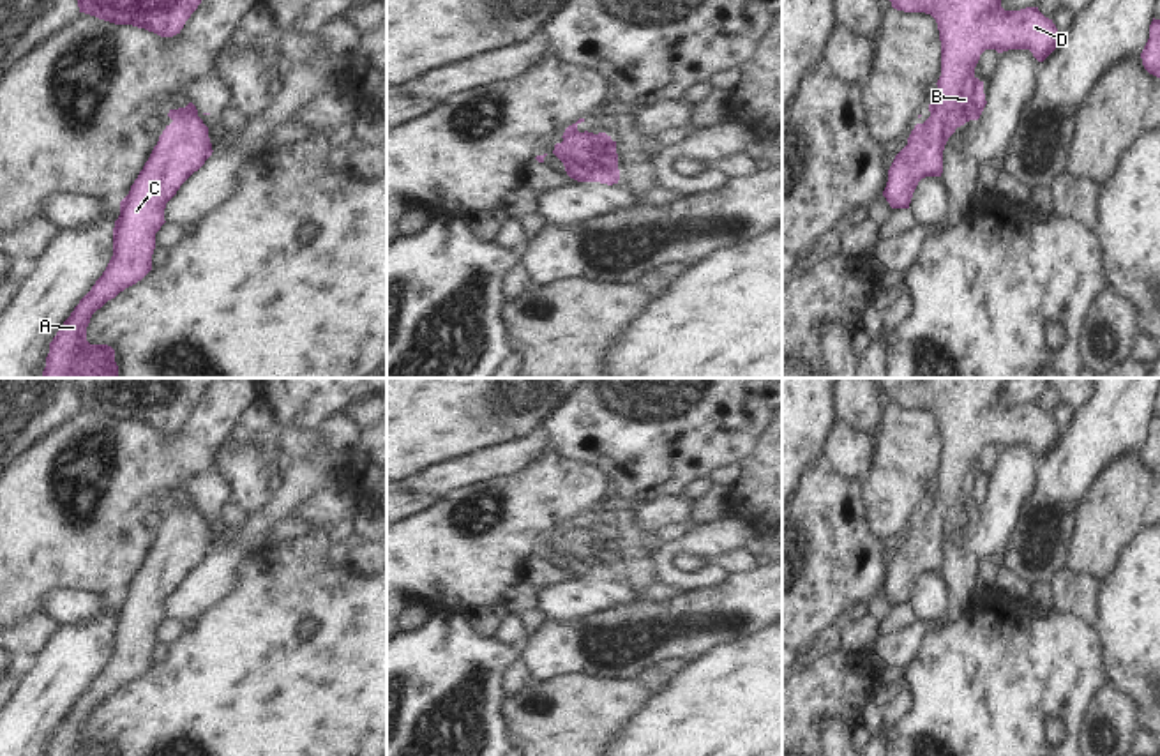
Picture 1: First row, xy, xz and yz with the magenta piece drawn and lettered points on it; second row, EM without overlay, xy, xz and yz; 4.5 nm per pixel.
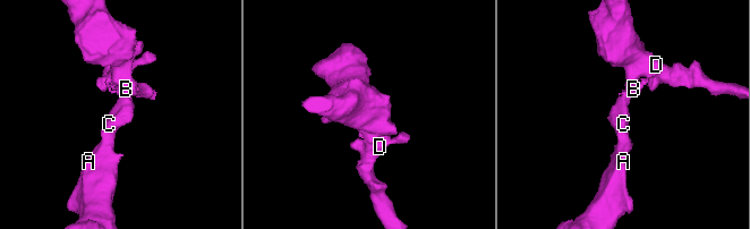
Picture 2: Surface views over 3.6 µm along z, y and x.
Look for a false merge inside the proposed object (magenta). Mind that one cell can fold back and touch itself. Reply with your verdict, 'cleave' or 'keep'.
keep

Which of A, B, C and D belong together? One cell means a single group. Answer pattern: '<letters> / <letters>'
A B C D

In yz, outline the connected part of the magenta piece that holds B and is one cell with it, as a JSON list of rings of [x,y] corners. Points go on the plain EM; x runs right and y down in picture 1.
[[[878,378],[892,403],[904,408],[930,410],[939,426],[941,472],[938,475],[938,496],[929,500],[930,512],[916,519],[908,541],[895,551],[883,592],[892,604],[909,604],[918,578],[925,572],[941,572],[943,546],[957,523],[978,516],[987,496],[983,477],[975,472],[975,463],[985,445],[998,449],[1008,445],[1029,445],[1043,457],[1058,442],[1061,431],[1052,415],[1038,403],[1005,406],[1001,403],[1001,378]]]

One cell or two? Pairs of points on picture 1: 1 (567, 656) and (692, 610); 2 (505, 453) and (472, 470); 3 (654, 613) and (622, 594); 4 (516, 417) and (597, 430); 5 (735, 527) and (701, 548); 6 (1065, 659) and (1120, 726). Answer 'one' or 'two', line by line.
1: one
2: one
3: two
4: two
5: one
6: two

